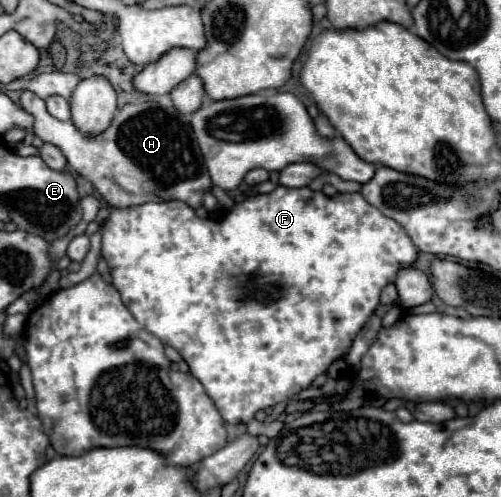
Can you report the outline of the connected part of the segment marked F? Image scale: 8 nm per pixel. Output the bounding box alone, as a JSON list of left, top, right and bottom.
[103,185,417,423]

